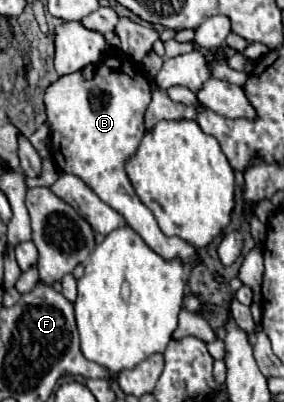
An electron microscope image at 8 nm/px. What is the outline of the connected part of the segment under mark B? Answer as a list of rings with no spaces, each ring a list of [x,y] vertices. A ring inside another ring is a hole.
[[[109,52],[97,66],[91,78],[85,78],[81,70],[75,74],[63,74],[51,82],[45,90],[43,104],[51,130],[51,156],[59,170],[79,176],[99,198],[119,212],[127,226],[131,226],[145,244],[159,256],[171,260],[181,258],[187,264],[197,260],[197,250],[177,236],[165,236],[157,226],[151,210],[135,194],[127,172],[125,160],[135,154],[145,134],[145,112],[151,102],[153,84],[145,70],[131,62],[125,54]]]

